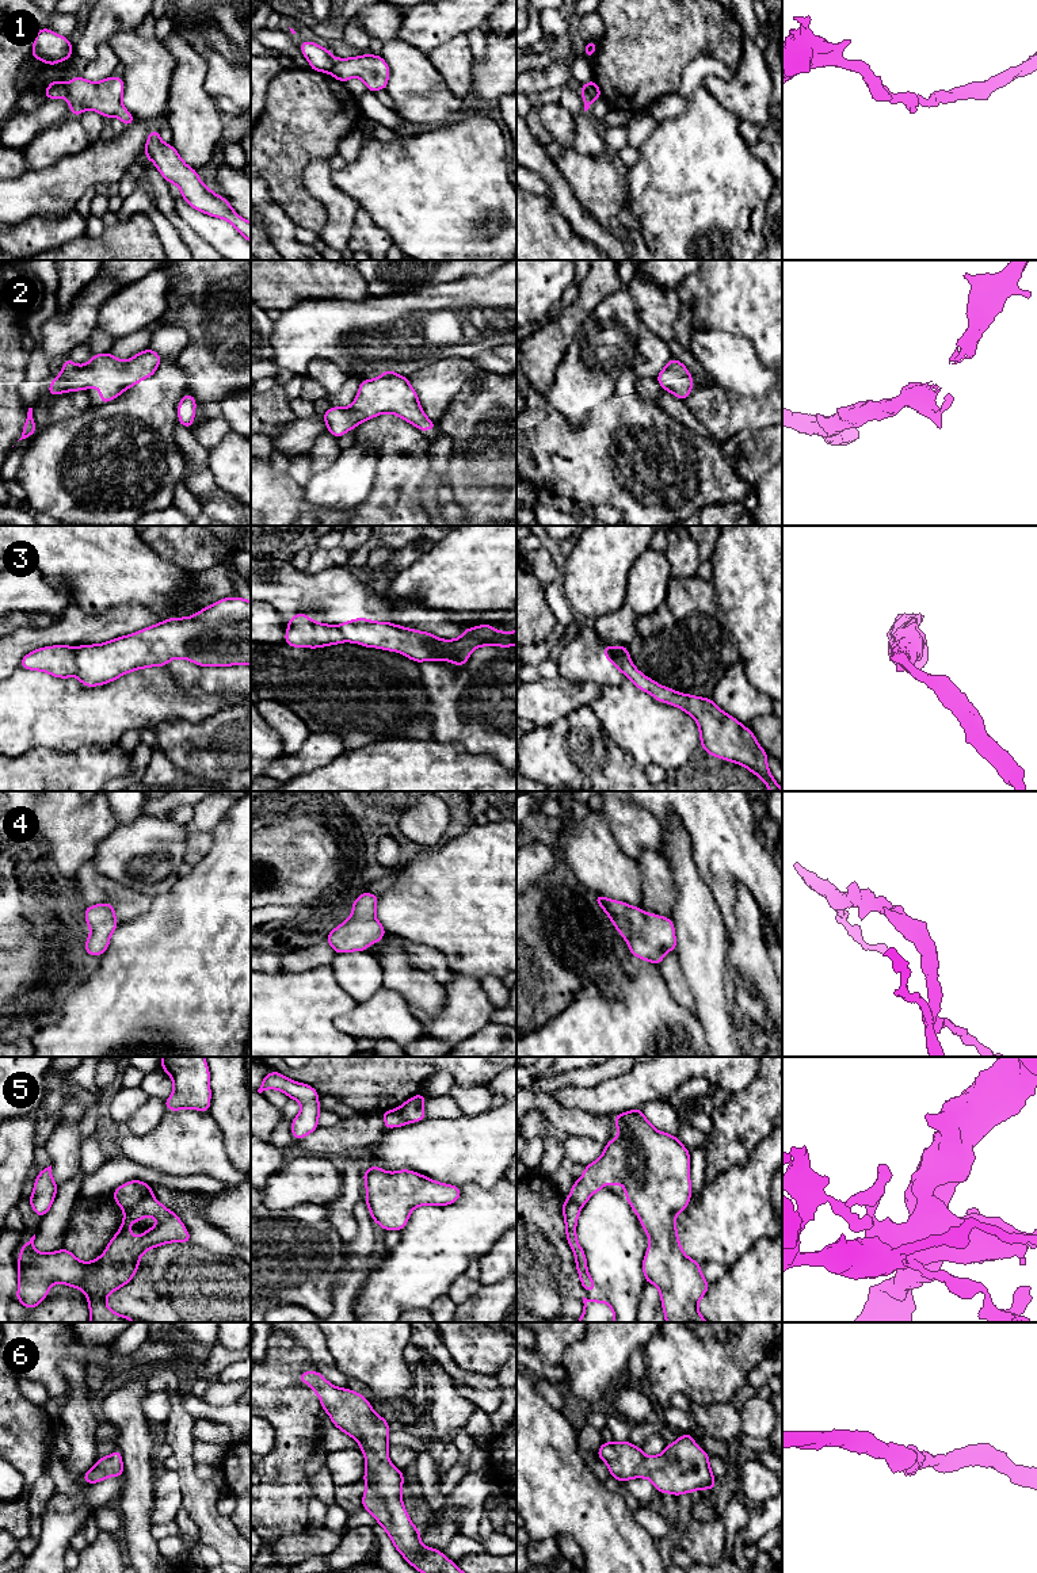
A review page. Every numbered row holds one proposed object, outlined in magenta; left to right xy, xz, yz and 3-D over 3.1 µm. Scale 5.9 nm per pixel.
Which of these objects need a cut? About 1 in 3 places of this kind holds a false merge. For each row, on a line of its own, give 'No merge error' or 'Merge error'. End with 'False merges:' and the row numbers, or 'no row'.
1: Merge error
2: No merge error
3: Merge error
4: No merge error
5: Merge error
6: No merge error
False merges: 1, 3, 5

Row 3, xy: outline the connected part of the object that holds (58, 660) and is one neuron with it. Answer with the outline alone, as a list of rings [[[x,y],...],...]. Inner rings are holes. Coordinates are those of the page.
[[[54,645],[33,650],[22,658],[20,667],[30,671],[42,671],[54,677],[75,677],[77,673],[75,648]]]

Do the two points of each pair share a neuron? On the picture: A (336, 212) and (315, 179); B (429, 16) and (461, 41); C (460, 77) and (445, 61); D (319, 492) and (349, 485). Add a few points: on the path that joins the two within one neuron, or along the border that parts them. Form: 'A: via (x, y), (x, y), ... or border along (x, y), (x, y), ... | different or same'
A: via (336, 203), (321, 187) | same
B: border along (465, 33), (456, 34), (429, 53) | different
C: via (457, 73), (449, 65) | same
D: via (326, 491), (342, 487) | same

